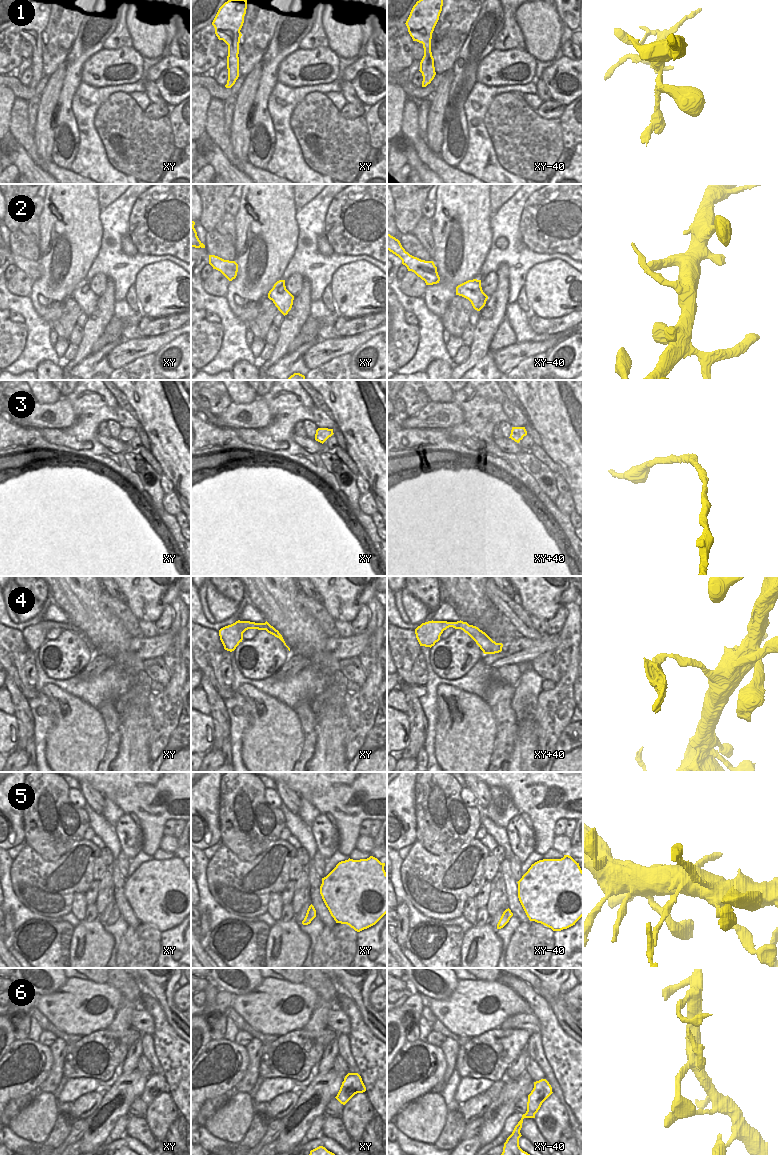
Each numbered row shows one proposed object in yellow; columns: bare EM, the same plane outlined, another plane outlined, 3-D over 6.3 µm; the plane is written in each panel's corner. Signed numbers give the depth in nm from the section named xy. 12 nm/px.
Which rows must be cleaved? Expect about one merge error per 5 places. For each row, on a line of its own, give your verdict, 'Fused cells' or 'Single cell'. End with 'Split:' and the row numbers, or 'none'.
1: Single cell
2: Fused cells
3: Single cell
4: Fused cells
5: Fused cells
6: Single cell
Split: 2, 4, 5.

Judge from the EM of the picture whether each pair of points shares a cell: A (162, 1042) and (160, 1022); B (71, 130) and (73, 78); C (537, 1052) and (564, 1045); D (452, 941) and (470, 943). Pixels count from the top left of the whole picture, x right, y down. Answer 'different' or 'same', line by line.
A: same
B: same
C: different
D: different

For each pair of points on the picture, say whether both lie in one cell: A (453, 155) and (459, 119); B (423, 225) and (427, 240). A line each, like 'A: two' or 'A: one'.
A: one
B: one

